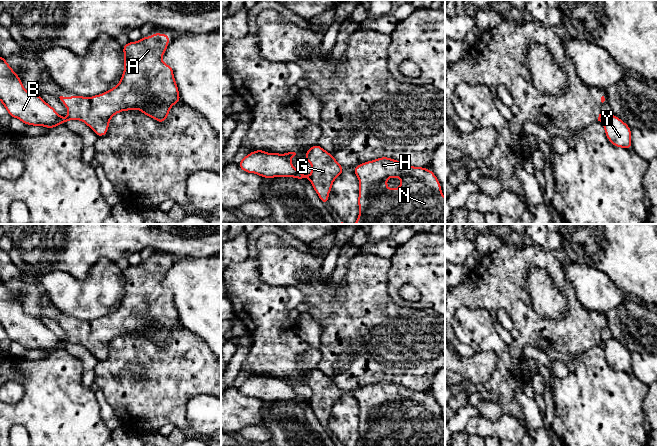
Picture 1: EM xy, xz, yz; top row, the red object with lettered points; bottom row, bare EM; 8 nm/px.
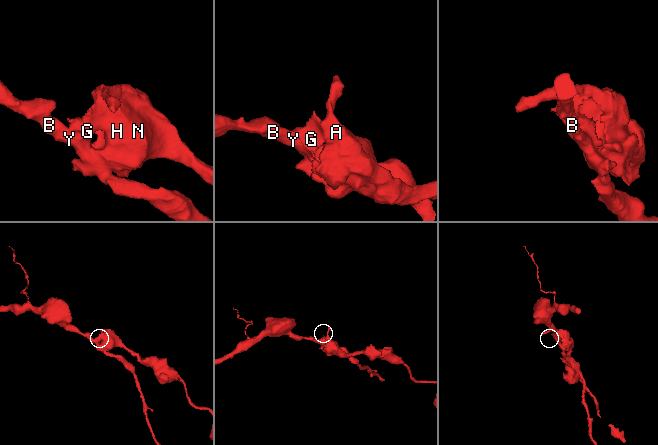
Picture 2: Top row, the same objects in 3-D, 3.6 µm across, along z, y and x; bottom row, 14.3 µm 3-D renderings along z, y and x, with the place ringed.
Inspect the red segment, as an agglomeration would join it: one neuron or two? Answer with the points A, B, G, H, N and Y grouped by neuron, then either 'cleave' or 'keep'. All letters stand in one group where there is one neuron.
A G H N / B Y; cleave

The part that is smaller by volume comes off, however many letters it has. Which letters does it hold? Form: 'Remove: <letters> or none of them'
Remove: A, G, H, N

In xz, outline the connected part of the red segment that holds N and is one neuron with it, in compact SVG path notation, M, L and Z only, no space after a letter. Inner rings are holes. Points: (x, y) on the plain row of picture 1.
M381 381L357 389L354 397L359 402L360 437L356 446L445 446L445 421L431 394ZM391 401L402 403L398 412L387 411L386 404Z

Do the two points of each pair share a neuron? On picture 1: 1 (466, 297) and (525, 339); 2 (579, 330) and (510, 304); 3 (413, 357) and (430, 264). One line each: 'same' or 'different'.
1: same
2: same
3: different

